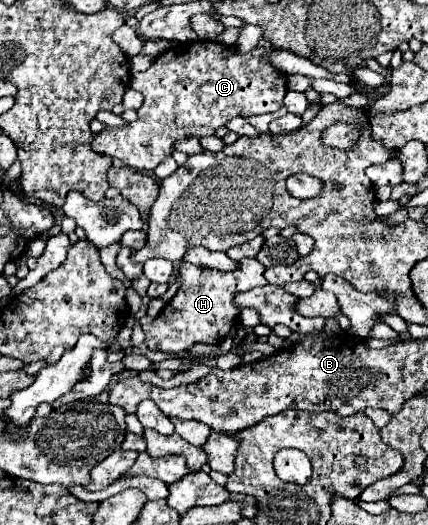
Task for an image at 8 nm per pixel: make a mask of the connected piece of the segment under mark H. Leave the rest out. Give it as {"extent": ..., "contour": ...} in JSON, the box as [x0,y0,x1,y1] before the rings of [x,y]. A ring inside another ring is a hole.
{"extent":[143,259,267,353],"contour":[[[241,259],[239,269],[229,273],[217,269],[203,271],[197,265],[187,265],[187,261],[183,261],[177,273],[177,279],[181,283],[175,297],[165,305],[157,319],[153,319],[149,325],[143,325],[143,331],[147,335],[147,347],[151,351],[175,353],[189,349],[197,341],[213,343],[215,337],[225,337],[227,331],[237,323],[239,315],[233,305],[233,295],[237,291],[247,291],[257,285],[267,285],[263,271],[265,267],[257,259]]]}

